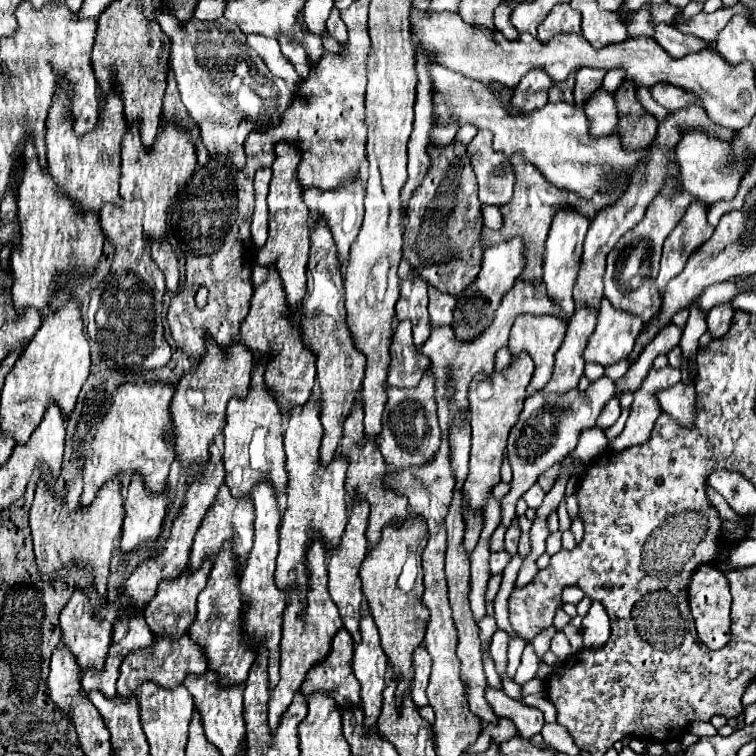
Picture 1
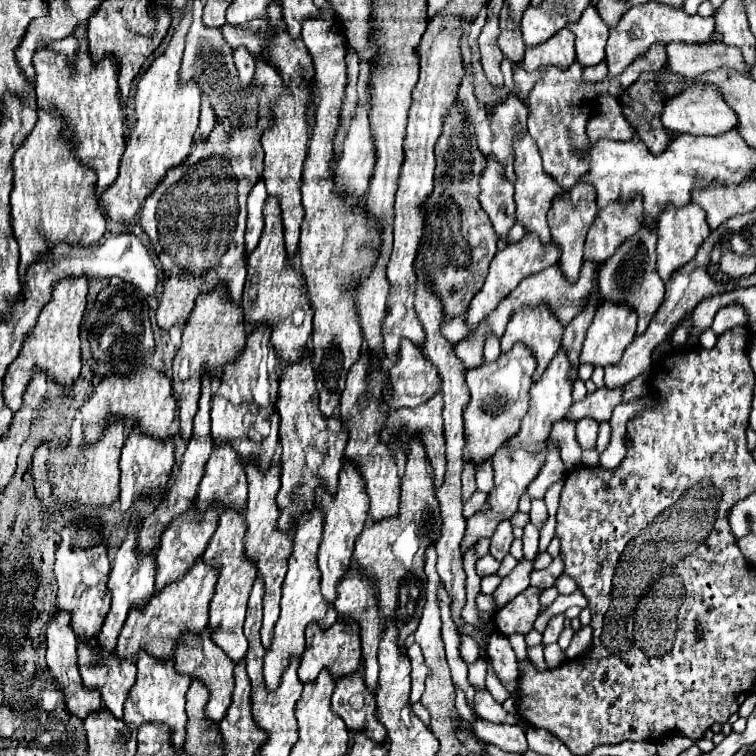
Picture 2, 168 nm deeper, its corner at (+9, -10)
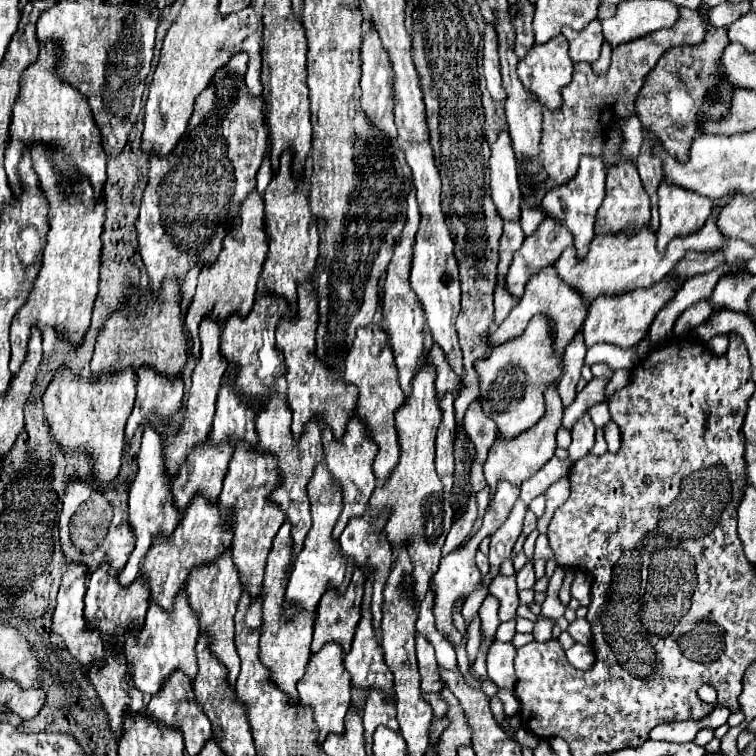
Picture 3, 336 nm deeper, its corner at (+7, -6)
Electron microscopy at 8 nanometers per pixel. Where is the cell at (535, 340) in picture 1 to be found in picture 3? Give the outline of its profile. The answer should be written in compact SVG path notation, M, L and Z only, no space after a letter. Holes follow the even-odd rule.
M551 266L543 268L539 274L531 276L531 280L525 286L525 294L521 296L521 300L517 302L517 306L511 310L511 314L501 322L501 326L487 334L487 344L503 344L507 340L513 340L517 336L521 336L521 332L527 328L529 320L535 314L545 314L551 318L553 324L553 352L555 354L563 354L563 348L567 346L567 342L575 336L575 332L581 330L583 320L587 316L587 308L583 308L583 302L579 300L577 292L571 292L571 288L567 288L567 284L563 284L563 280L557 280L555 272L551 272Z

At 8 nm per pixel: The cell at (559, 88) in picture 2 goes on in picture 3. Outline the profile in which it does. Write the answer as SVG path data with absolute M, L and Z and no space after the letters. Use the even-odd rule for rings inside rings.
M723 2L723 4L715 6L715 10L707 10L707 12L681 10L681 18L679 18L679 24L675 28L651 32L651 36L643 36L639 40L633 40L631 44L621 44L619 48L615 48L611 66L609 66L609 70L603 76L595 76L587 62L577 62L575 70L573 70L573 80L561 90L563 104L557 110L549 110L545 104L541 104L541 108L543 108L543 170L547 172L547 184L543 186L543 192L547 188L567 184L577 174L581 156L601 156L605 128L611 122L615 122L617 118L627 118L627 116L635 114L635 98L637 98L637 94L641 90L641 84L643 84L645 76L653 70L657 60L663 56L663 52L667 52L673 46L699 46L699 44L703 44L705 34L707 34L707 26L715 26L715 28L723 28L725 26L727 28L741 14L745 14L749 8L751 8L749 4L741 4L739 8L731 8L727 2Z

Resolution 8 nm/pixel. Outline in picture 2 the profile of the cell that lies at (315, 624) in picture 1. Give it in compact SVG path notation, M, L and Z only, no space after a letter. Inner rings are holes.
M321 506L313 508L313 512L305 512L301 520L297 520L295 528L295 548L289 558L289 572L283 582L283 598L281 598L281 616L275 624L273 632L273 644L269 646L269 652L265 654L265 684L269 690L275 690L281 682L281 674L289 666L291 654L301 654L305 650L305 628L311 622L317 622L321 628L329 628L337 620L337 612L333 604L325 604L325 598L321 596L321 572L317 568L317 548L321 544L321 532L323 532L323 512Z

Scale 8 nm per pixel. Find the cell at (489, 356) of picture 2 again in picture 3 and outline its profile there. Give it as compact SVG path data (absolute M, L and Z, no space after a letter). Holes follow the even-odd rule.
M499 282L497 290L495 290L495 304L493 304L495 306L495 324L501 324L515 304L517 304L517 298L509 298L507 292L501 290L501 282Z

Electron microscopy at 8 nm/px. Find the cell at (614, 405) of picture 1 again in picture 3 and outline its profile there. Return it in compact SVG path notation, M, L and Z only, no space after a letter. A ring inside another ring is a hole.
M585 414L579 422L573 426L573 442L569 446L569 458L571 462L587 456L595 444L595 426L591 418Z

